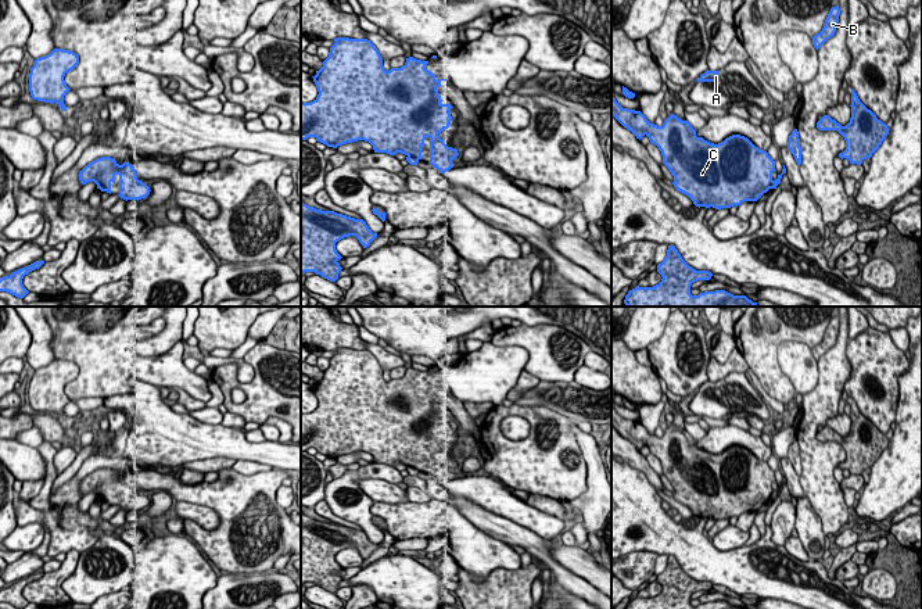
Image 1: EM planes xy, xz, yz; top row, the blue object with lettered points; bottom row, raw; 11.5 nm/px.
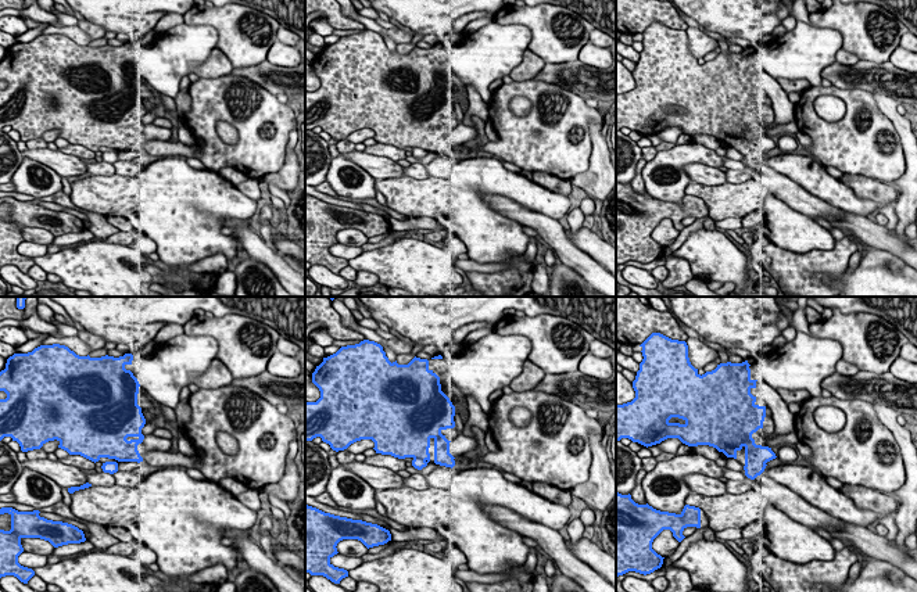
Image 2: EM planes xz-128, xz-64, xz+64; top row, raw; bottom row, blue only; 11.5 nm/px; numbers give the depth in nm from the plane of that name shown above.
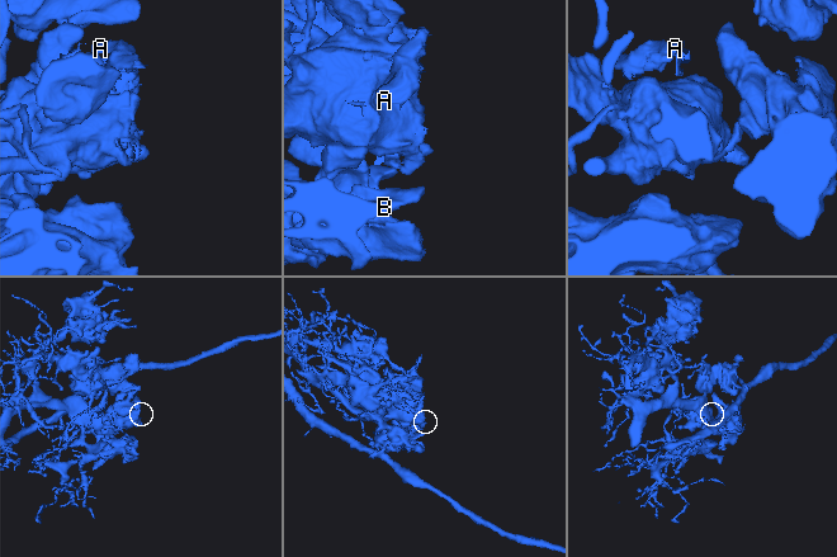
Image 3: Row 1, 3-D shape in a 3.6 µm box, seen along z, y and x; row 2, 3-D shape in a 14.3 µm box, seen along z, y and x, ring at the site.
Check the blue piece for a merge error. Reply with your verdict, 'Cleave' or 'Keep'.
Keep

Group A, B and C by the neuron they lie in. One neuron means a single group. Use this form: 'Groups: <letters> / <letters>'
Groups: A B C

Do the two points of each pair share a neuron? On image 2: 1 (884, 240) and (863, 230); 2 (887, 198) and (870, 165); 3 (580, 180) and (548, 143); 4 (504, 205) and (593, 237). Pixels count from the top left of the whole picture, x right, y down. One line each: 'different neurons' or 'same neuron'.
1: same neuron
2: different neurons
3: different neurons
4: different neurons

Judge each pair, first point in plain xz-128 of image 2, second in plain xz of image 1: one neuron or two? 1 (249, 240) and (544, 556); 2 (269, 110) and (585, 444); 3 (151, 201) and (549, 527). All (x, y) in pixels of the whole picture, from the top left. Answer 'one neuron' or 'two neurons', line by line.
1: one neuron
2: two neurons
3: one neuron

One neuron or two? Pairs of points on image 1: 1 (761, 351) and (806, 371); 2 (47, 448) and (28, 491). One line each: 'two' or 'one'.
1: two
2: two

